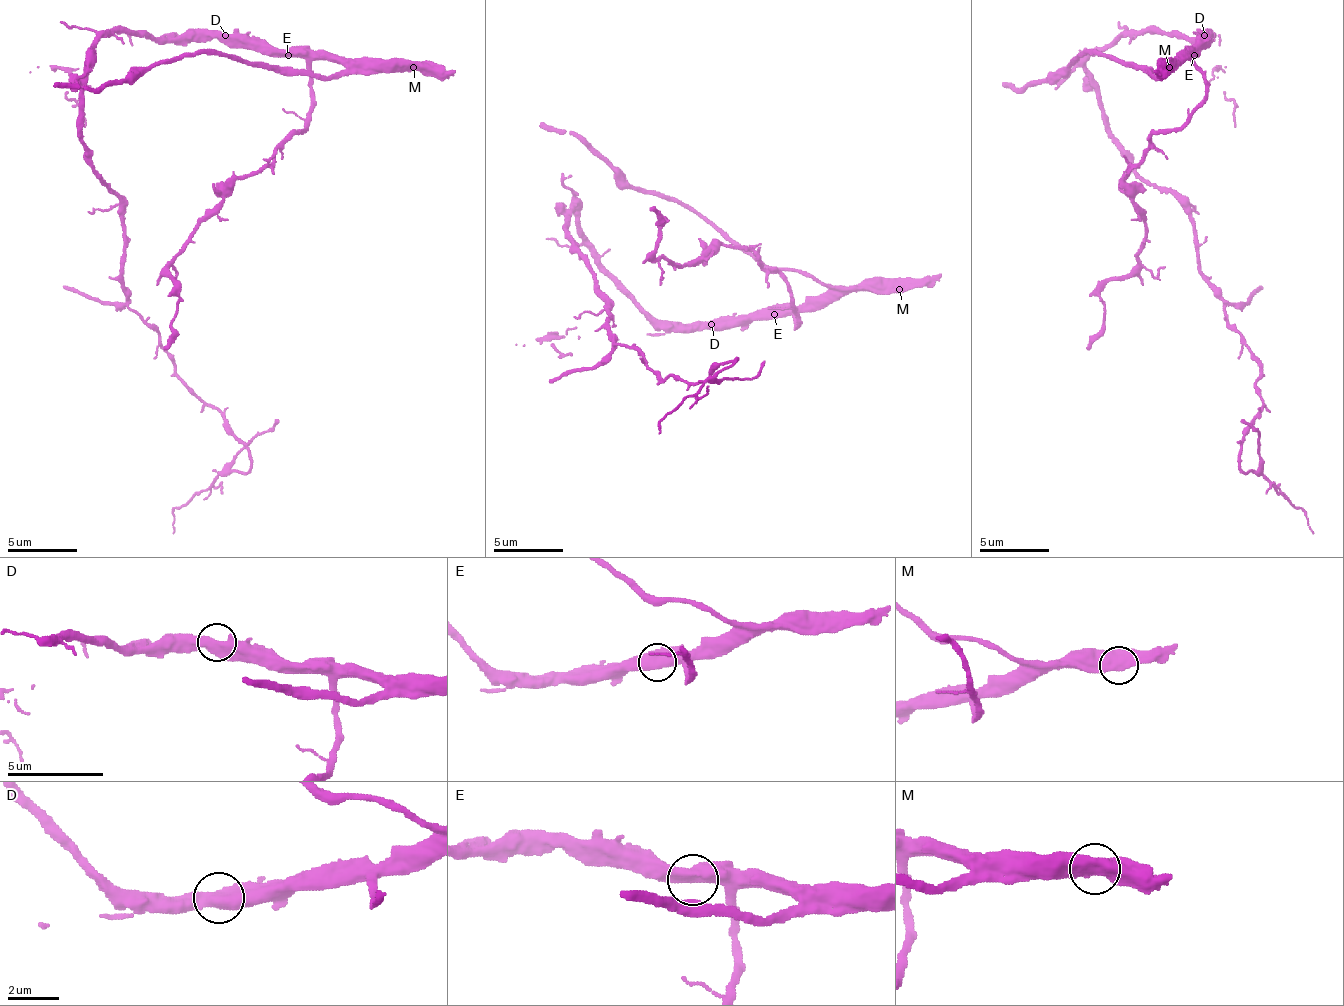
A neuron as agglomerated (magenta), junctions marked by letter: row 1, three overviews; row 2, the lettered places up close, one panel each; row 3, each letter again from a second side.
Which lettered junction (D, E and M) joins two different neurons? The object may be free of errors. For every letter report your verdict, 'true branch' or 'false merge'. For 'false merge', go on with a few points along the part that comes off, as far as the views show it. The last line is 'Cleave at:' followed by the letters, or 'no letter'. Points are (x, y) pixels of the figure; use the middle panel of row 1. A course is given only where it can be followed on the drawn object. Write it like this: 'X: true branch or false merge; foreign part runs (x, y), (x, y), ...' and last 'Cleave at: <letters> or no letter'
D: true branch
E: true branch
M: false merge; foreign part runs (899, 290), (822, 286), (808, 276), (763, 269), (683, 206), (631, 189), (579, 137), (538, 127)
Cleave at: M

